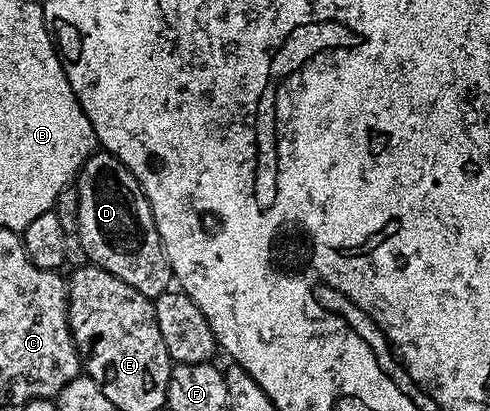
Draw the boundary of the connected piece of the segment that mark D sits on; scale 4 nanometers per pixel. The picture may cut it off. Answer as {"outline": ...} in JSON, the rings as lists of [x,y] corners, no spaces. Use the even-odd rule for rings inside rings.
{"outline":[[[95,152],[79,170],[78,240],[84,244],[87,259],[124,280],[128,288],[136,288],[145,298],[158,298],[171,289],[172,275],[168,256],[162,247],[160,232],[154,223],[154,213],[148,204],[142,185],[128,172],[116,156]]]}

